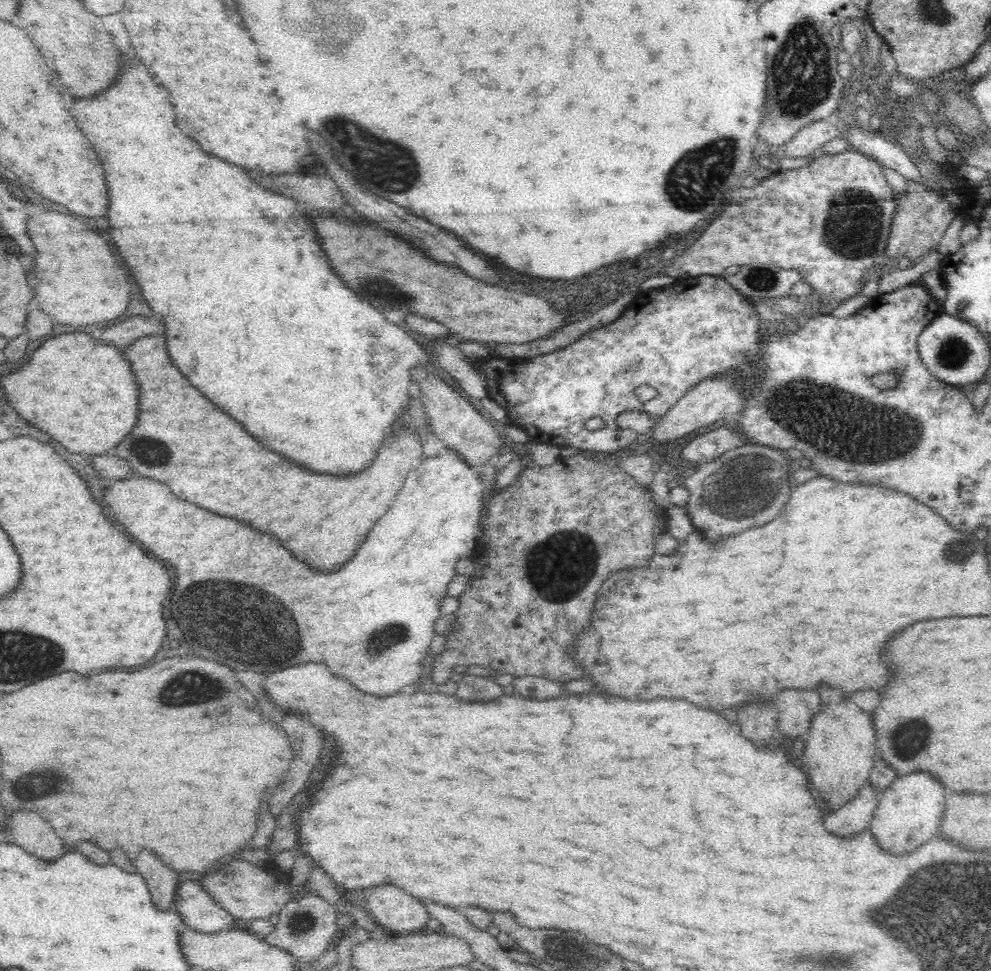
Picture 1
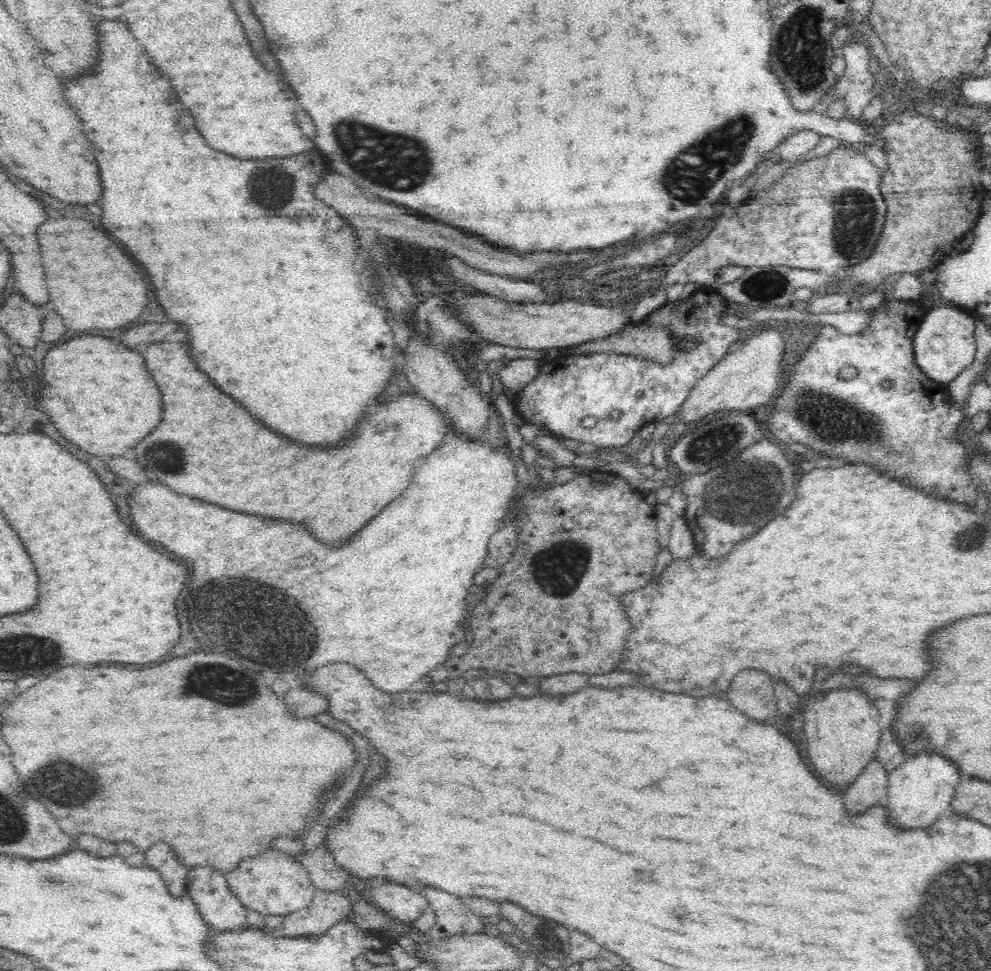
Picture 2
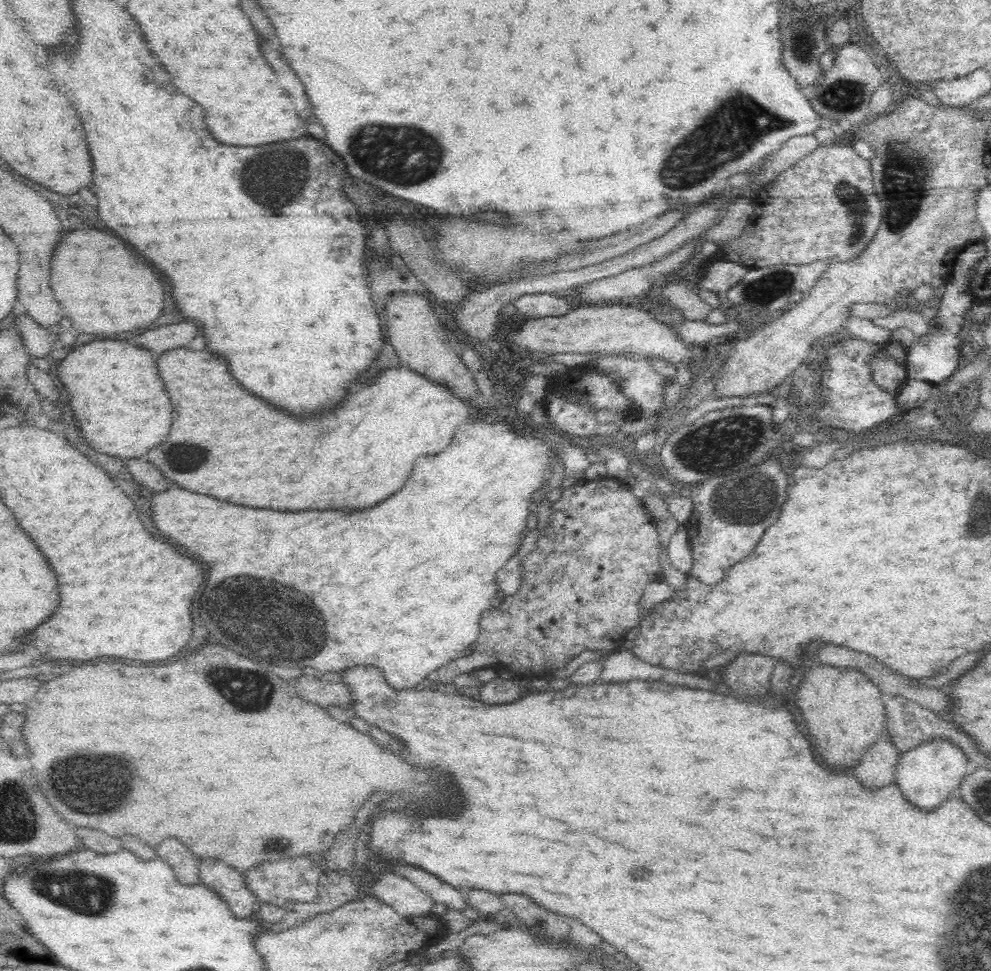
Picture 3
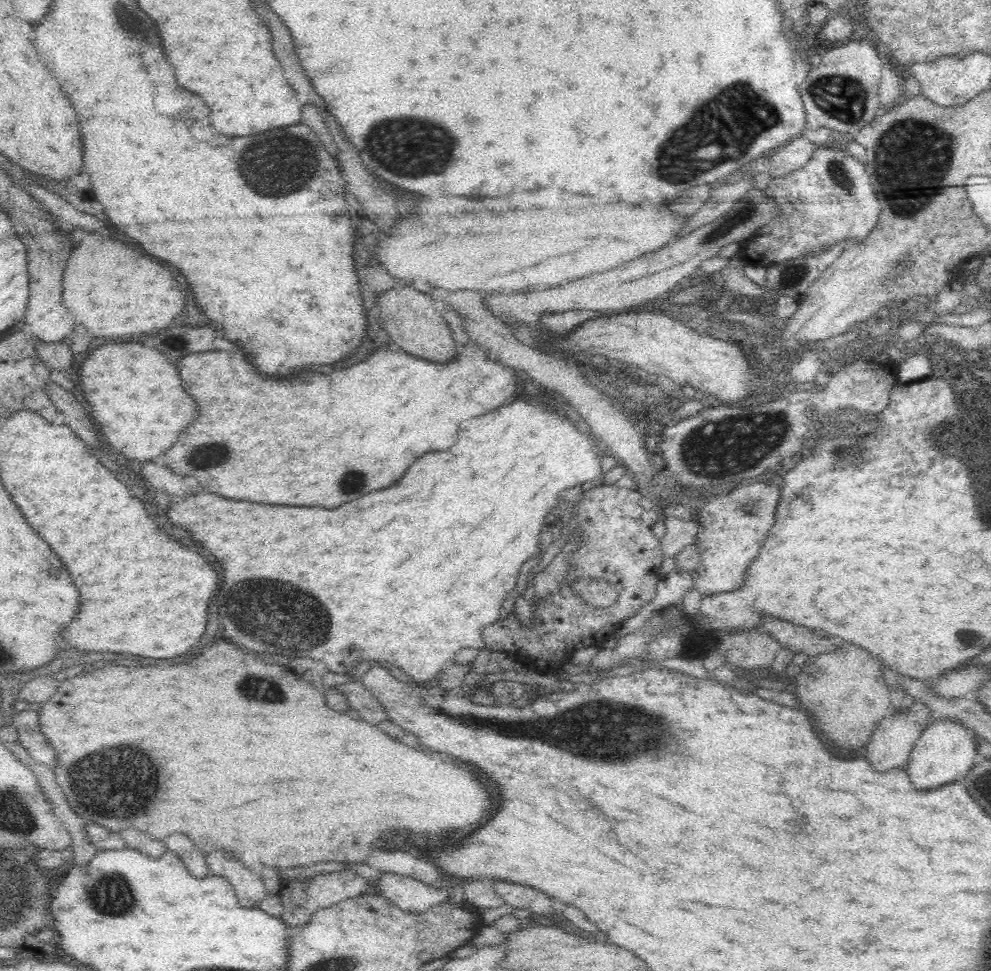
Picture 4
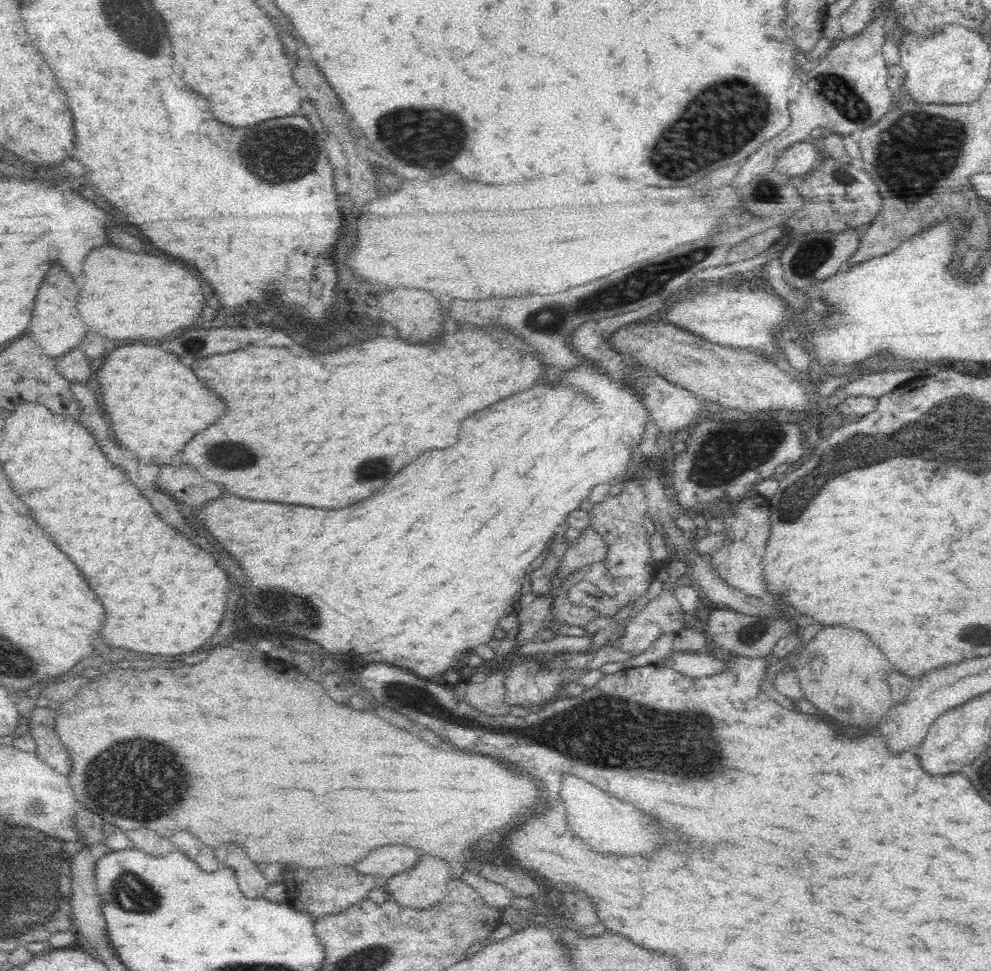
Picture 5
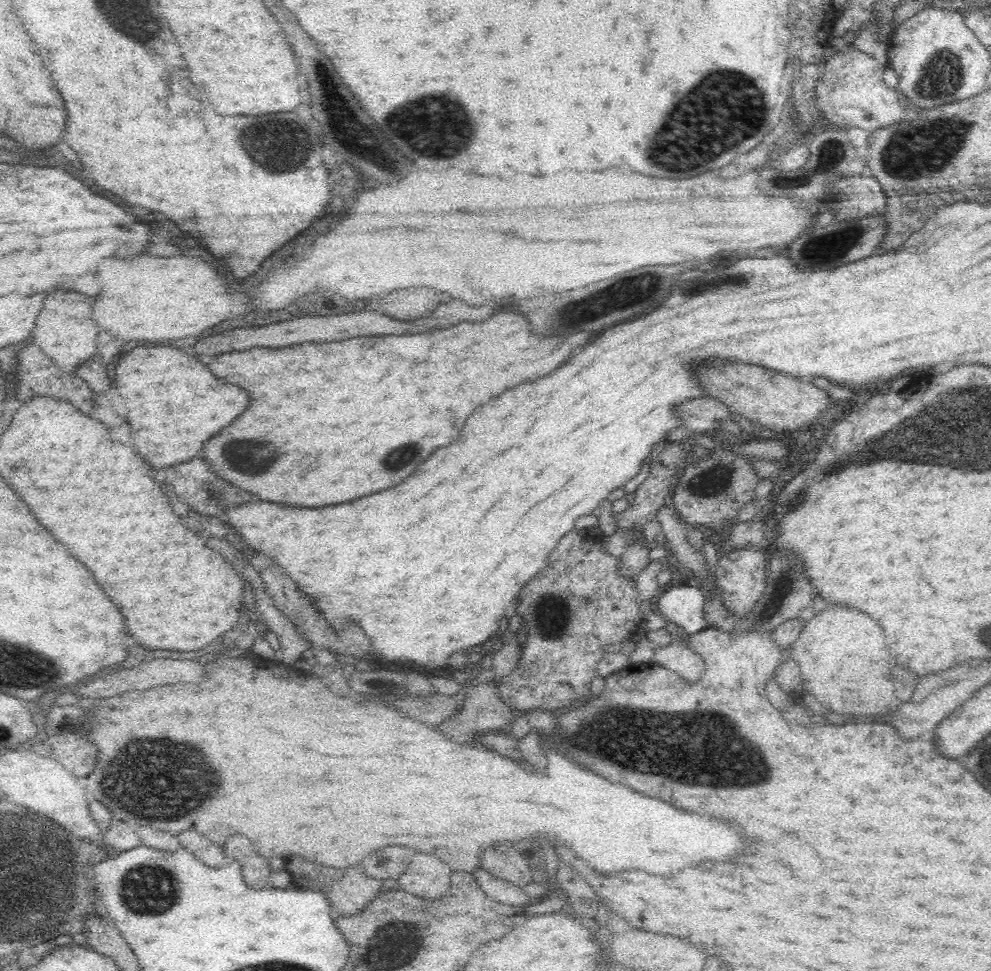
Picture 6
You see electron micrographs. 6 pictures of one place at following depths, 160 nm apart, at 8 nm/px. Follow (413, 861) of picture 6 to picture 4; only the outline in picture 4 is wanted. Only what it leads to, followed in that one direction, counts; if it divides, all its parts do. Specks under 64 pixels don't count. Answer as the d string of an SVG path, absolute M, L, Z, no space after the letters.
M392 872L382 873L382 877L374 884L374 889L382 897L386 897L402 910L411 913L423 913L437 904L444 903L448 899L448 891L442 887L432 887L422 881L410 876L393 874Z

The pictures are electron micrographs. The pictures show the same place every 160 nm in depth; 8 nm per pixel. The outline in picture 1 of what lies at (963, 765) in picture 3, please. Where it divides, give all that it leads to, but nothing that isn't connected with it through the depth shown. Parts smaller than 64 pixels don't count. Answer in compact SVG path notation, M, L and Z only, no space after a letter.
M928 771L897 774L891 786L881 793L879 806L870 822L869 829L874 833L874 839L880 847L894 854L916 850L934 835L938 835L948 794L950 792L944 792L942 783Z

